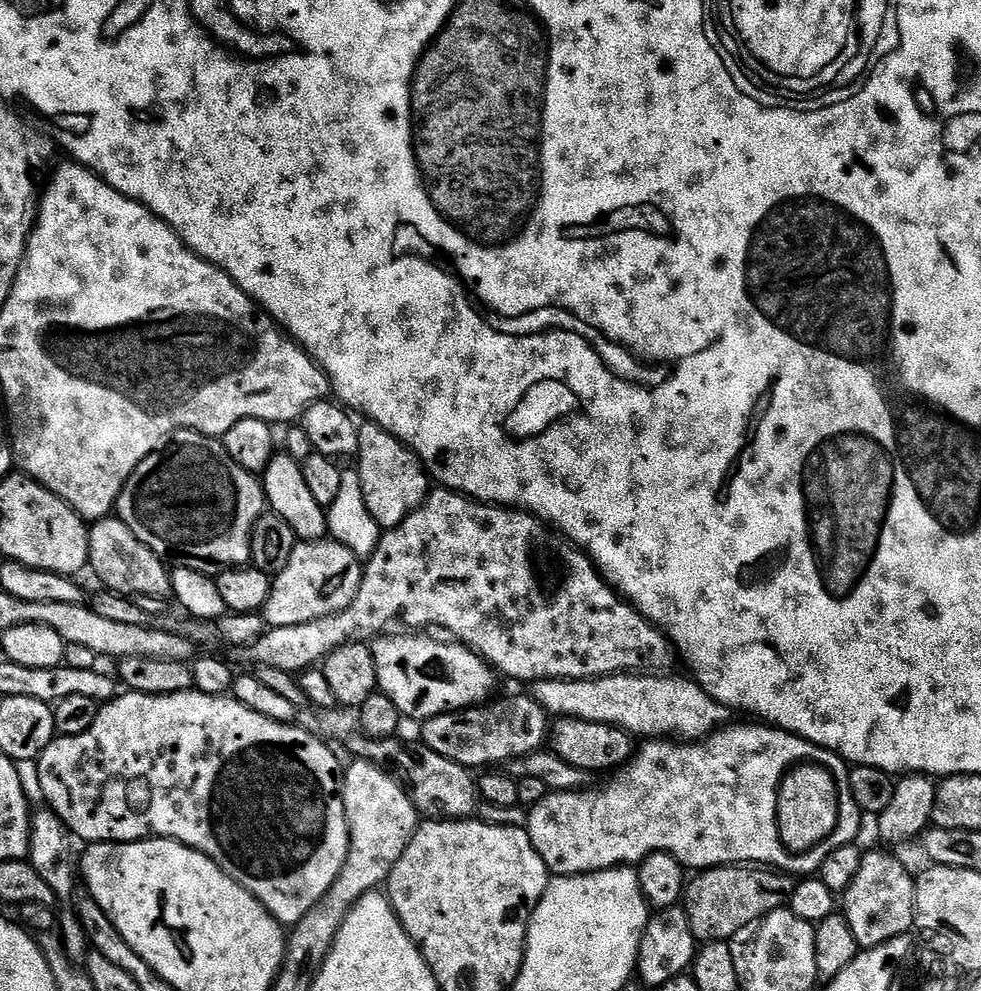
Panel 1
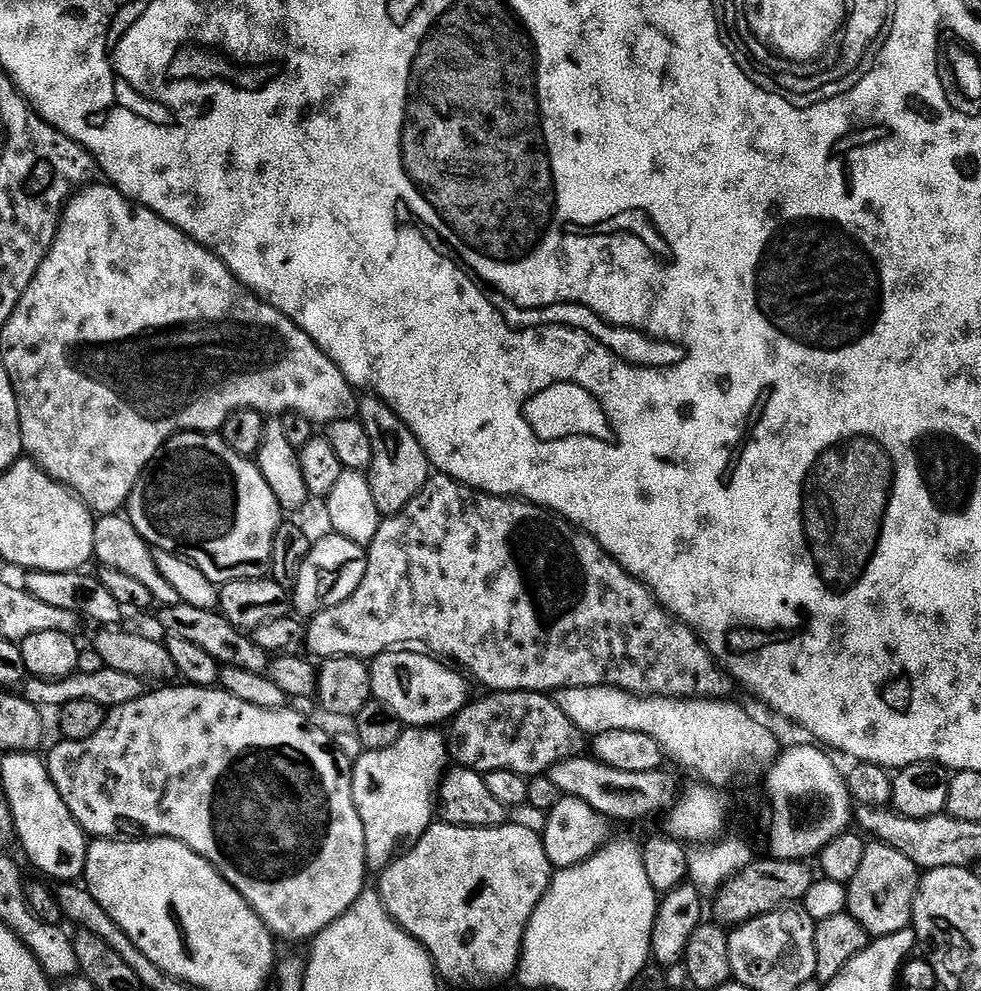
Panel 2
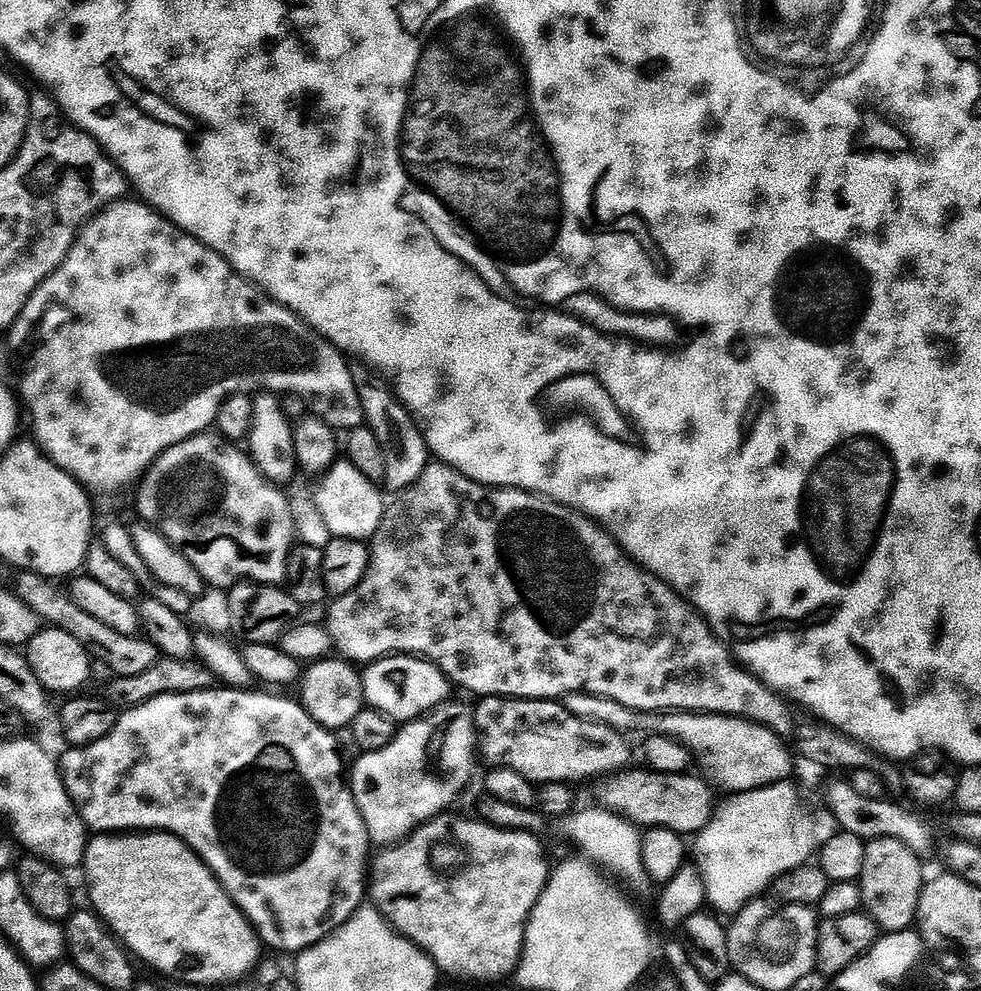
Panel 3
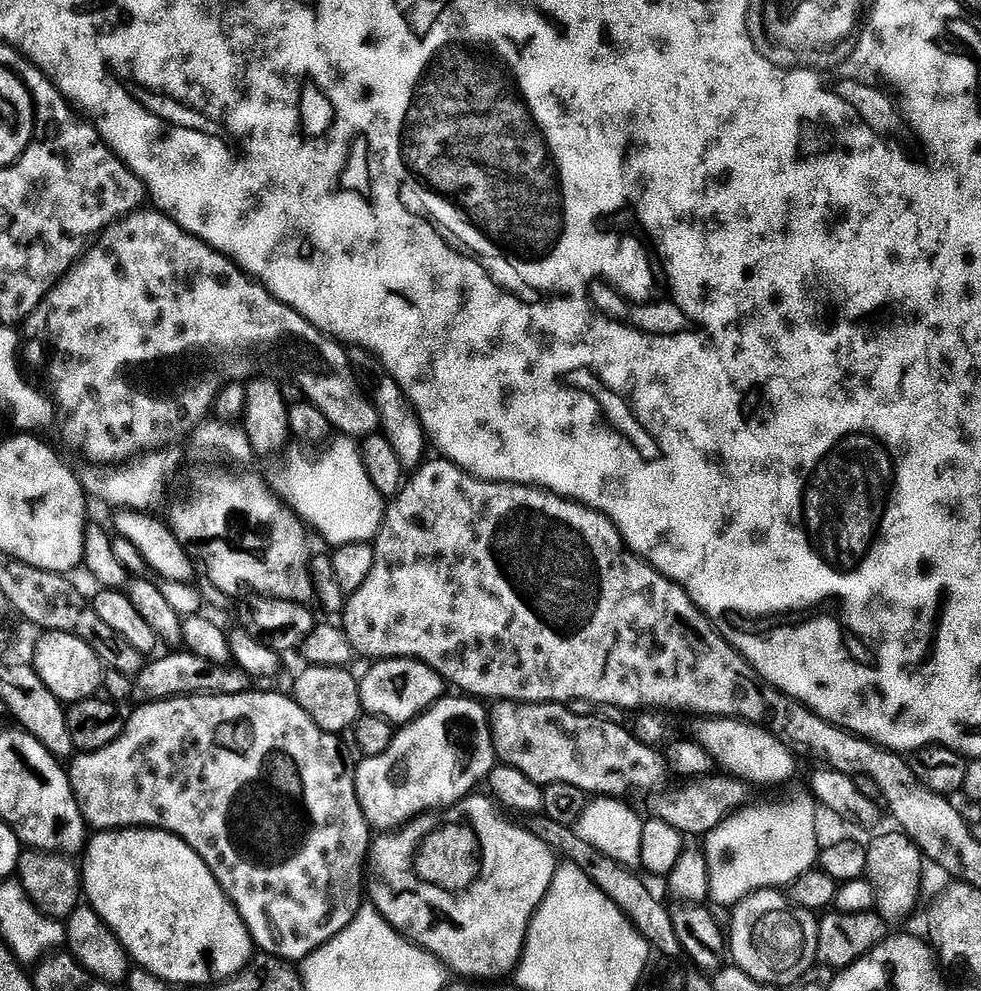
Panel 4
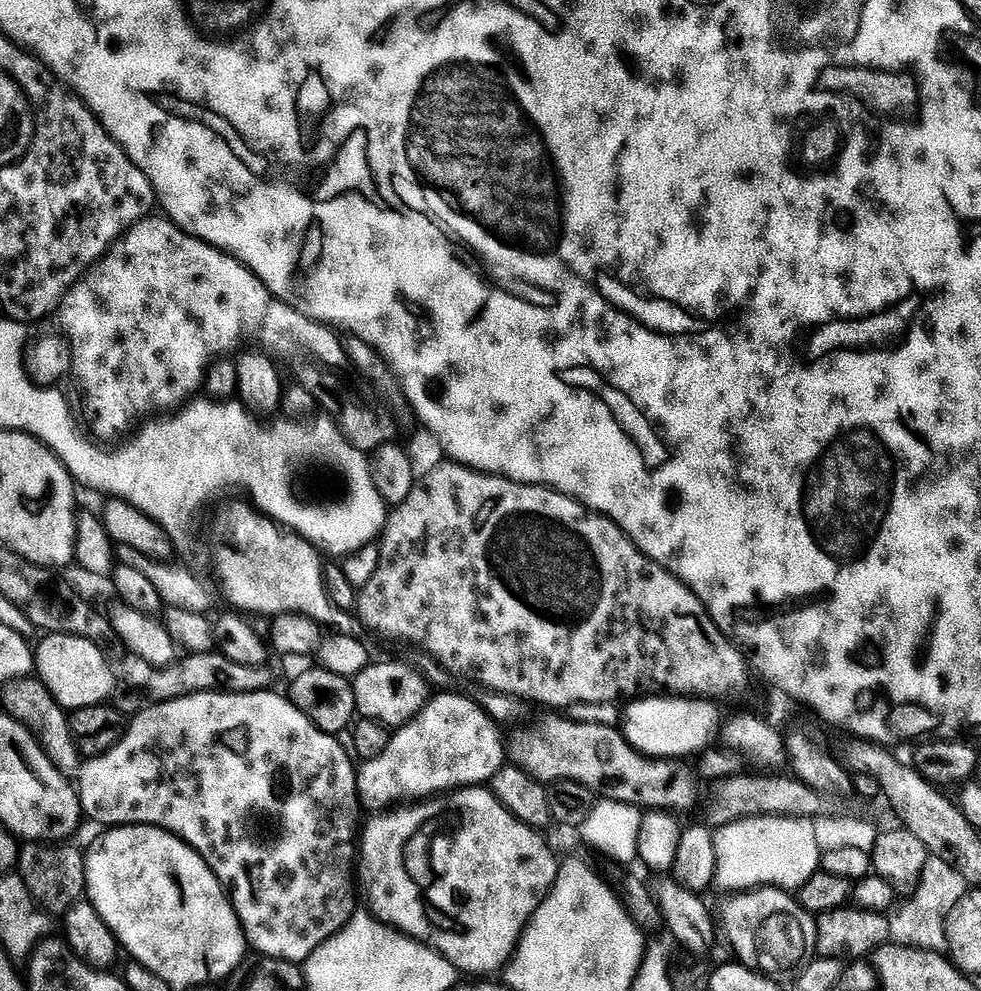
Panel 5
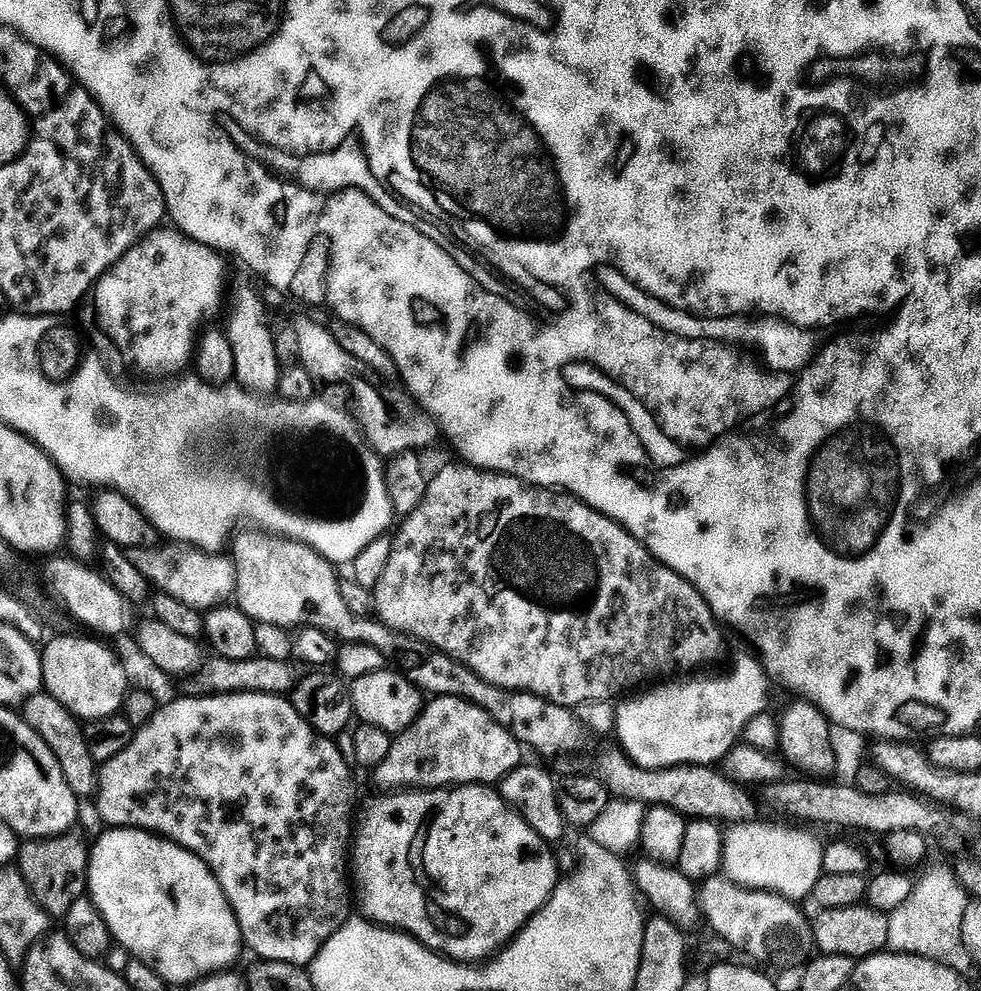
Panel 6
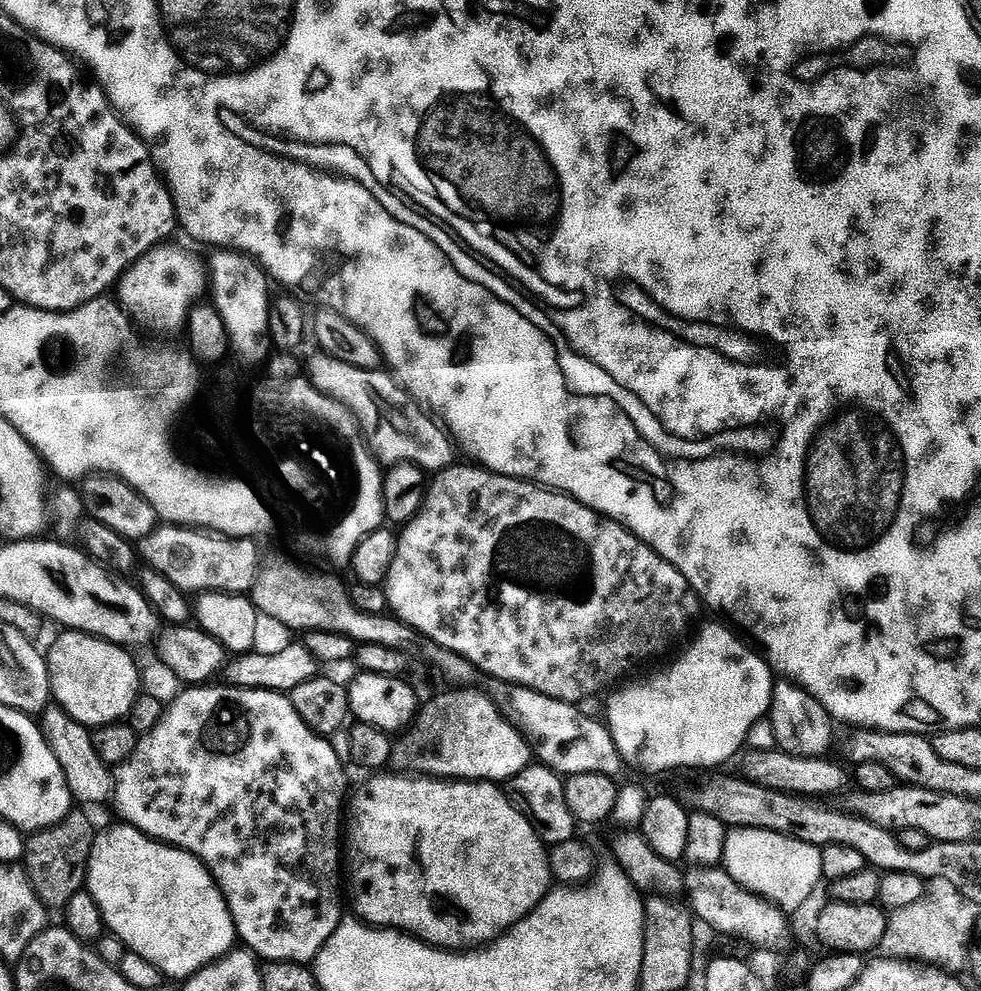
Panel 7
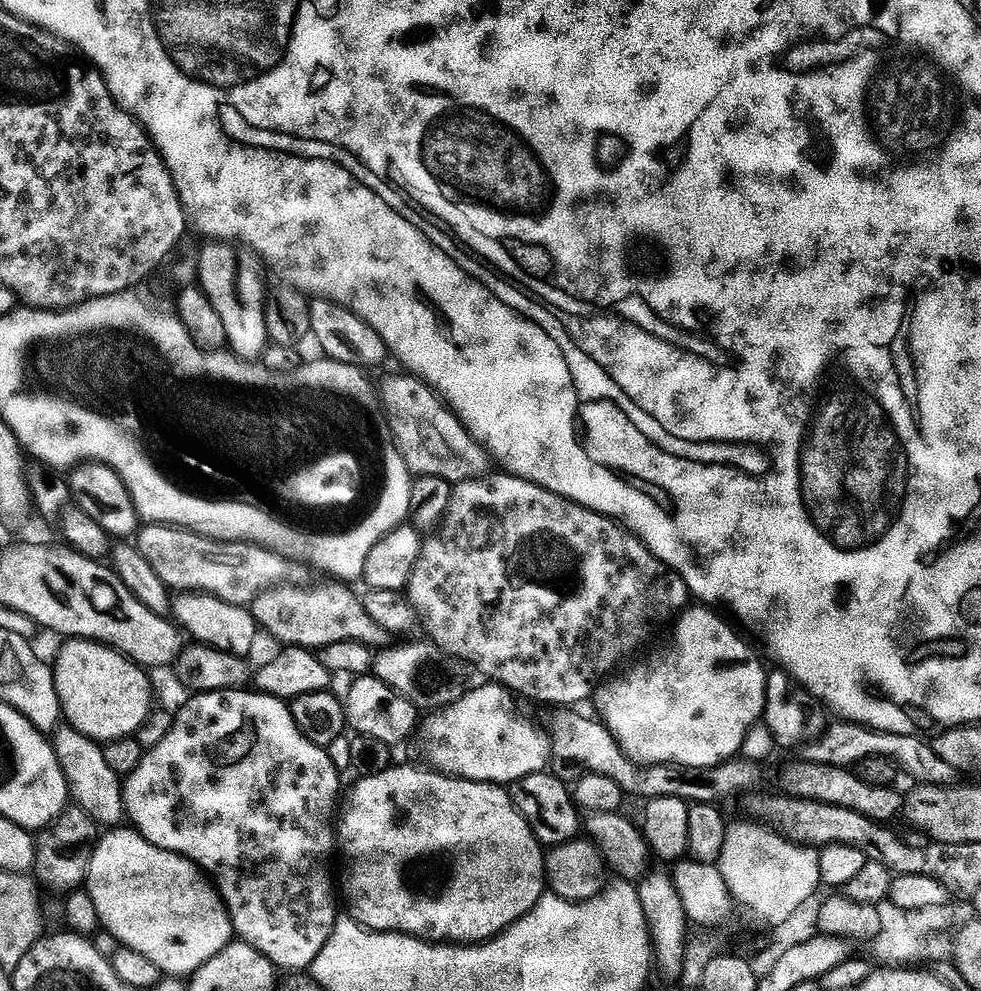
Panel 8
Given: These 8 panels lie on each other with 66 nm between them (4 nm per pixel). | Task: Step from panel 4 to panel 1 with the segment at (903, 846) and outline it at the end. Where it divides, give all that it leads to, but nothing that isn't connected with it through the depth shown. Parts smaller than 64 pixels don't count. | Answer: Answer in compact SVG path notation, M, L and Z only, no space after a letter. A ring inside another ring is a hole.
M868 850L860 857L860 869L858 874L854 874L854 882L850 882L850 886L842 893L842 914L846 918L846 922L850 926L850 930L854 930L854 938L860 943L861 949L869 950L882 946L886 942L890 942L899 936L907 936L913 930L912 923L917 923L918 917L916 915L916 882L913 873L908 873L908 868L900 860L895 860L888 852L880 852L881 850Z

